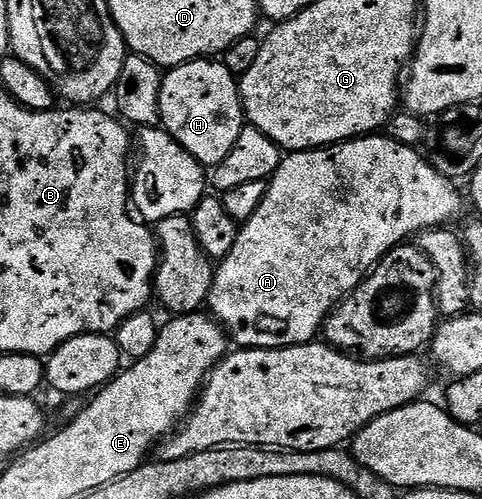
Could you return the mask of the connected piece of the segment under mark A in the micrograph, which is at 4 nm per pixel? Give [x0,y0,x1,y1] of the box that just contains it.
[207,136,466,350]

